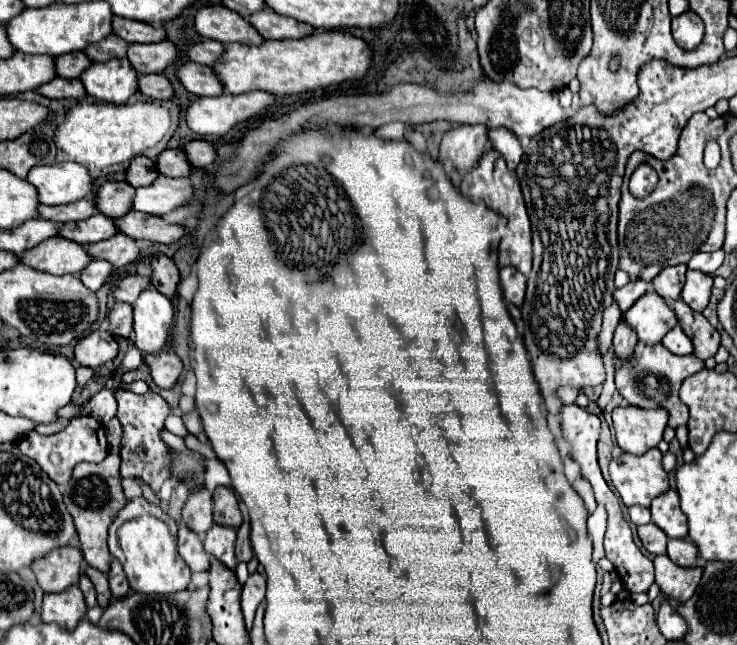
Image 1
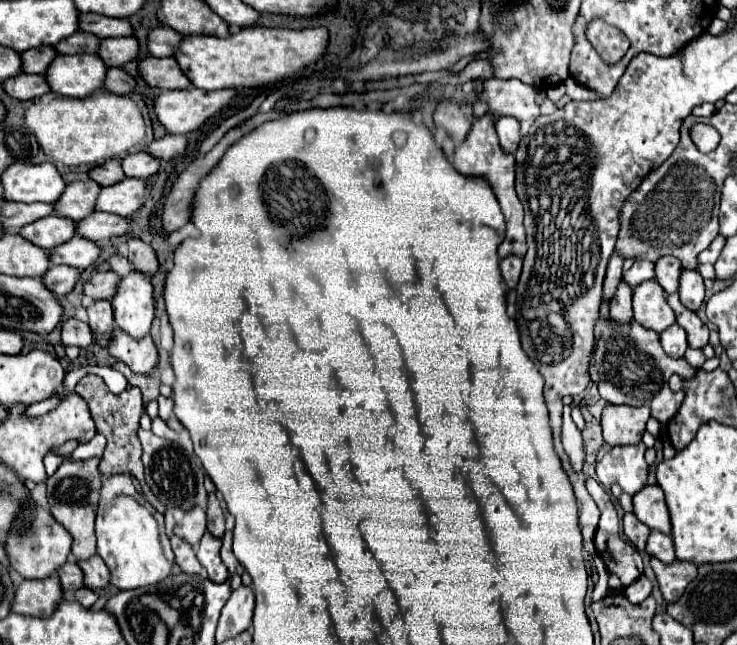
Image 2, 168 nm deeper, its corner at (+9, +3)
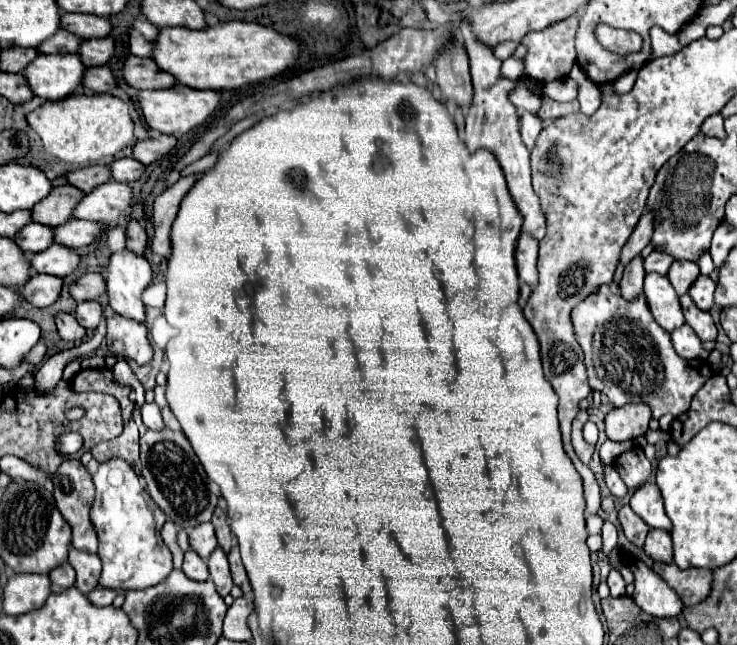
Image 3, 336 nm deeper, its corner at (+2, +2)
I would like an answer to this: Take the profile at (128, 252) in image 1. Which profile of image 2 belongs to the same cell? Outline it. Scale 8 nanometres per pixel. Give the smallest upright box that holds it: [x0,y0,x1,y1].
[49,236,99,270]

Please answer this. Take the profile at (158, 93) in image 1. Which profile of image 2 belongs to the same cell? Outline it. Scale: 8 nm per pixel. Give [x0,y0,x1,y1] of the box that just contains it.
[103,68,135,94]

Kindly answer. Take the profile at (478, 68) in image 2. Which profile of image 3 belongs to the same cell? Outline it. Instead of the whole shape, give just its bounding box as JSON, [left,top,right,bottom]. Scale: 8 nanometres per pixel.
[502,57,522,81]

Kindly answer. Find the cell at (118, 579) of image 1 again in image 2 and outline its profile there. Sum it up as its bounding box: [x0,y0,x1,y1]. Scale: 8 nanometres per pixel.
[77,556,109,590]

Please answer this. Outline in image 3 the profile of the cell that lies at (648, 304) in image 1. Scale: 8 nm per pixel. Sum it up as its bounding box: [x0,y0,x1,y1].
[644,273,684,333]

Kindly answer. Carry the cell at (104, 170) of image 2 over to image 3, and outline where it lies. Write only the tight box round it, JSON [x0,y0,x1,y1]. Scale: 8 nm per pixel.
[66,165,110,193]

